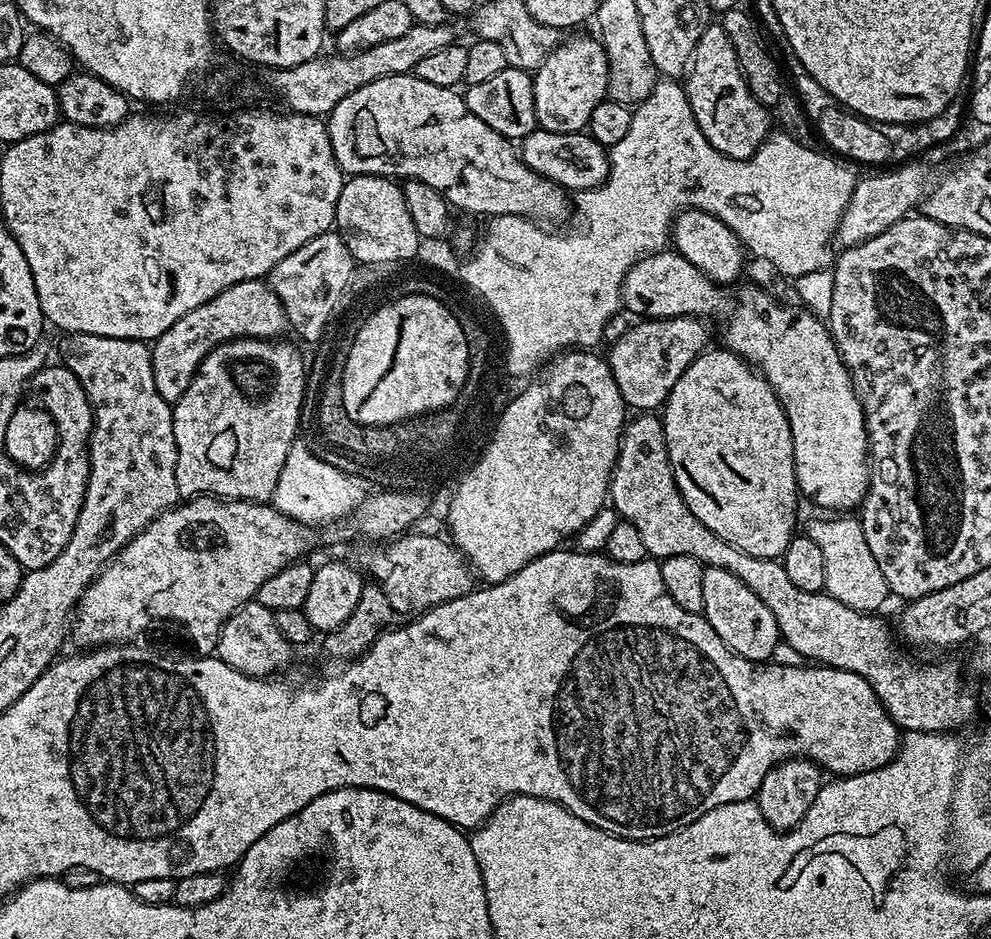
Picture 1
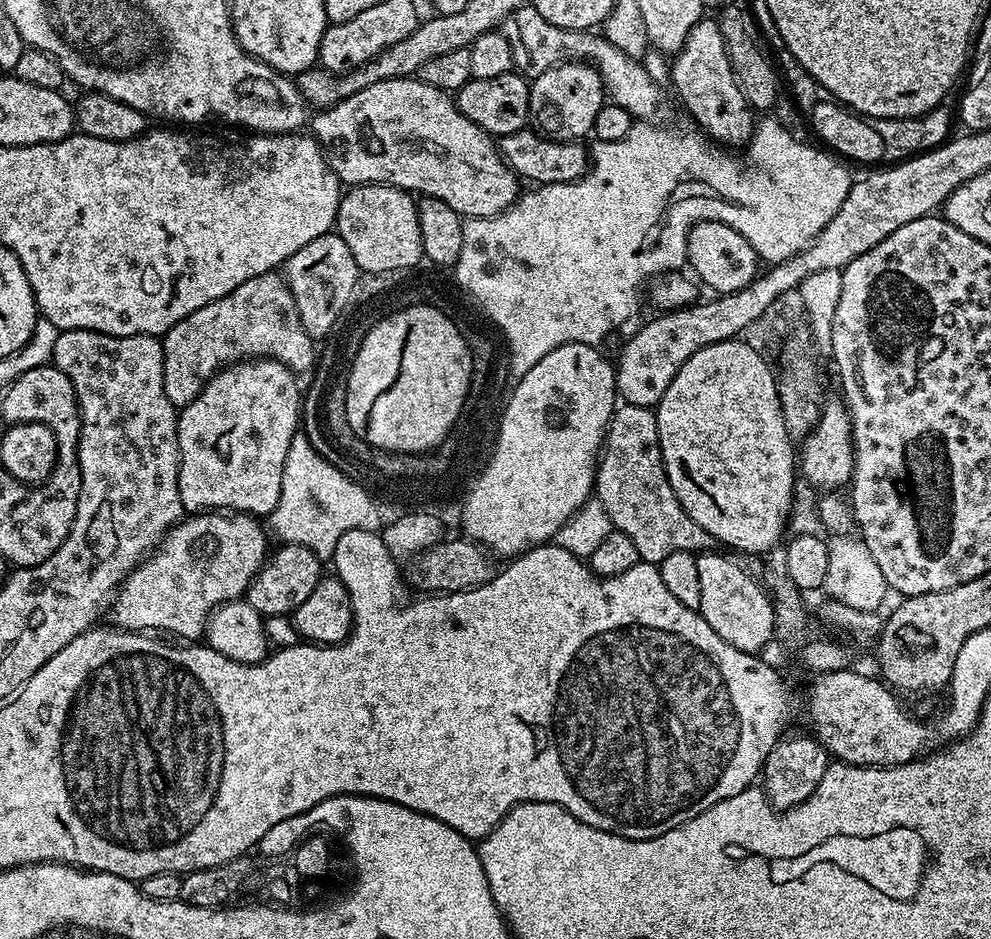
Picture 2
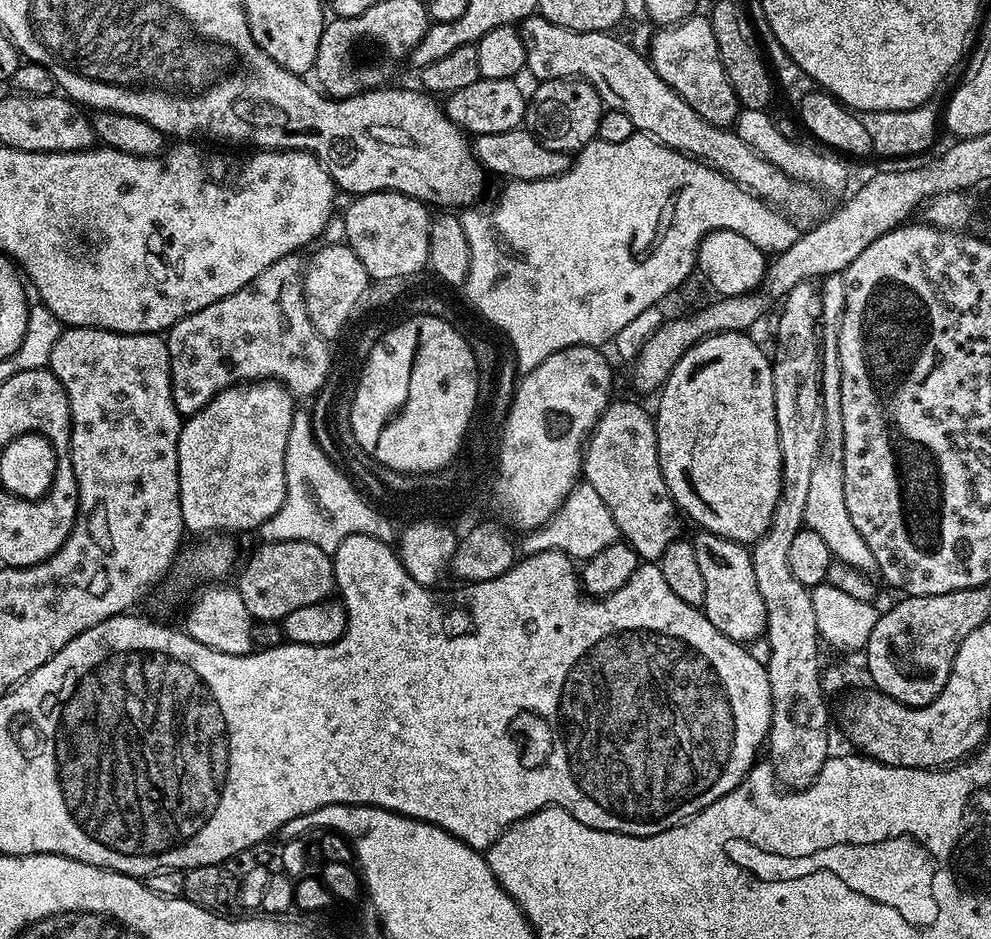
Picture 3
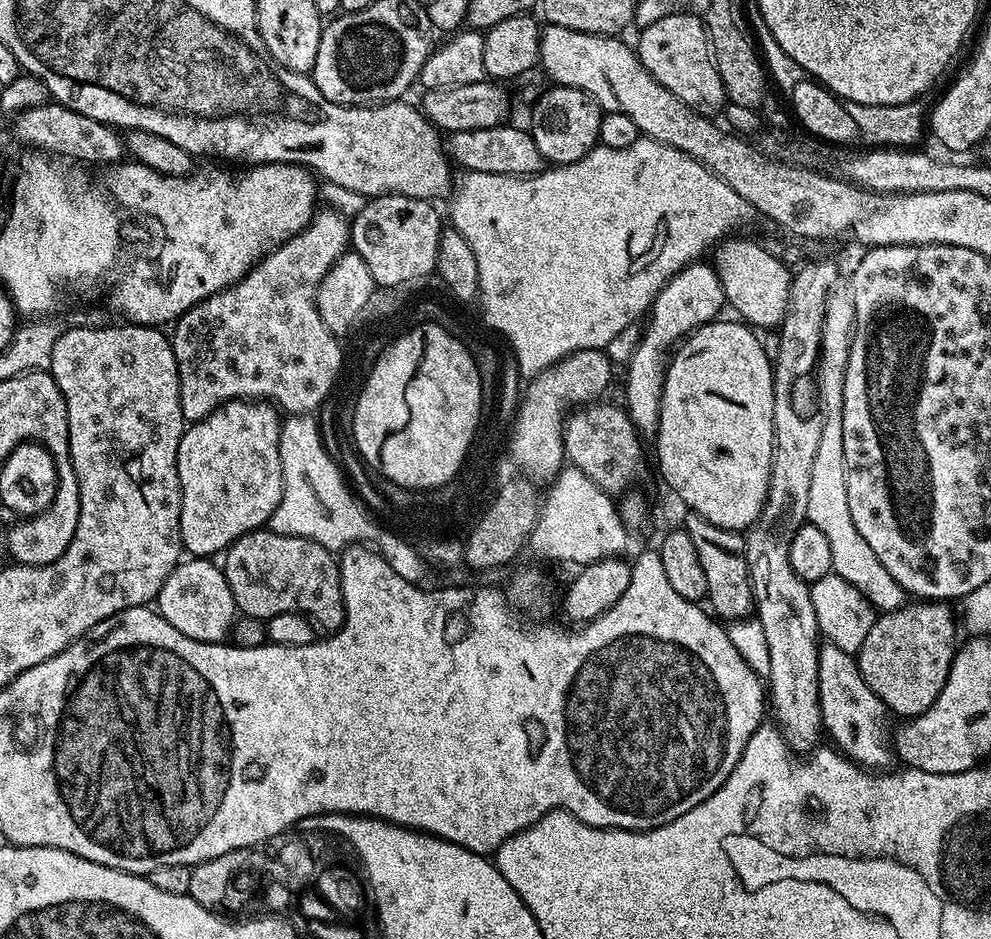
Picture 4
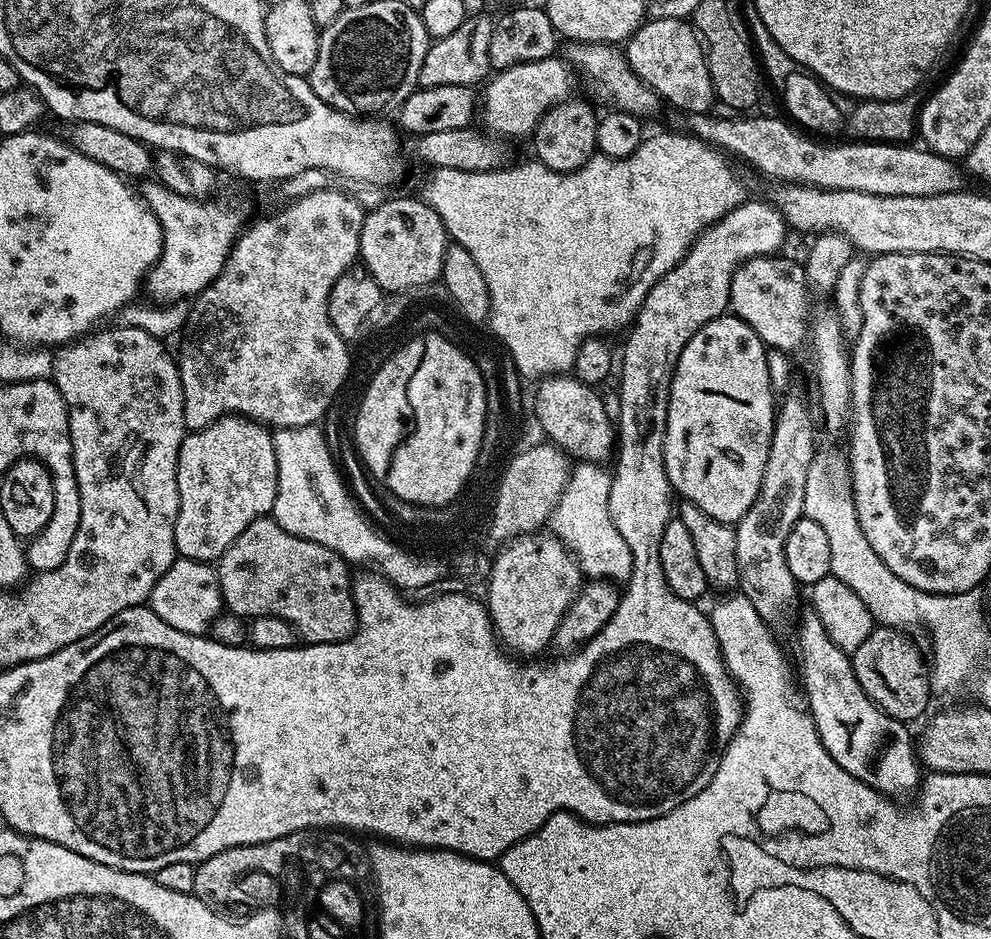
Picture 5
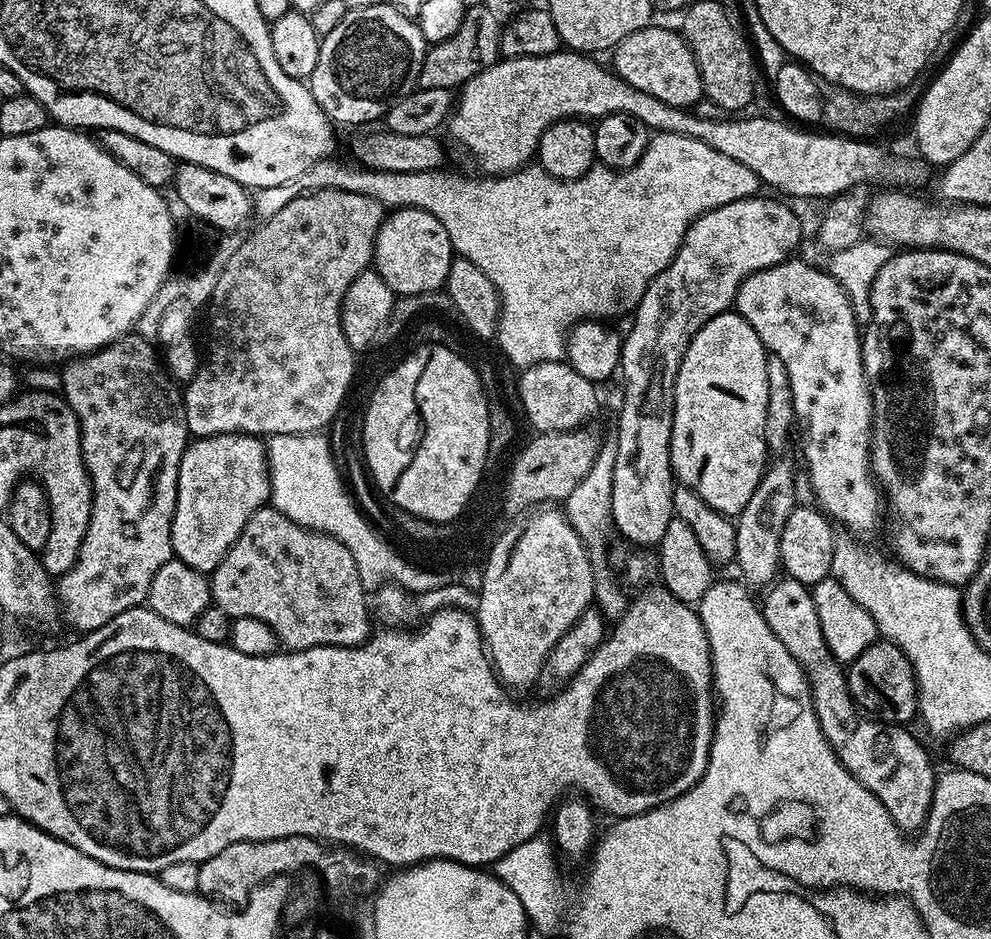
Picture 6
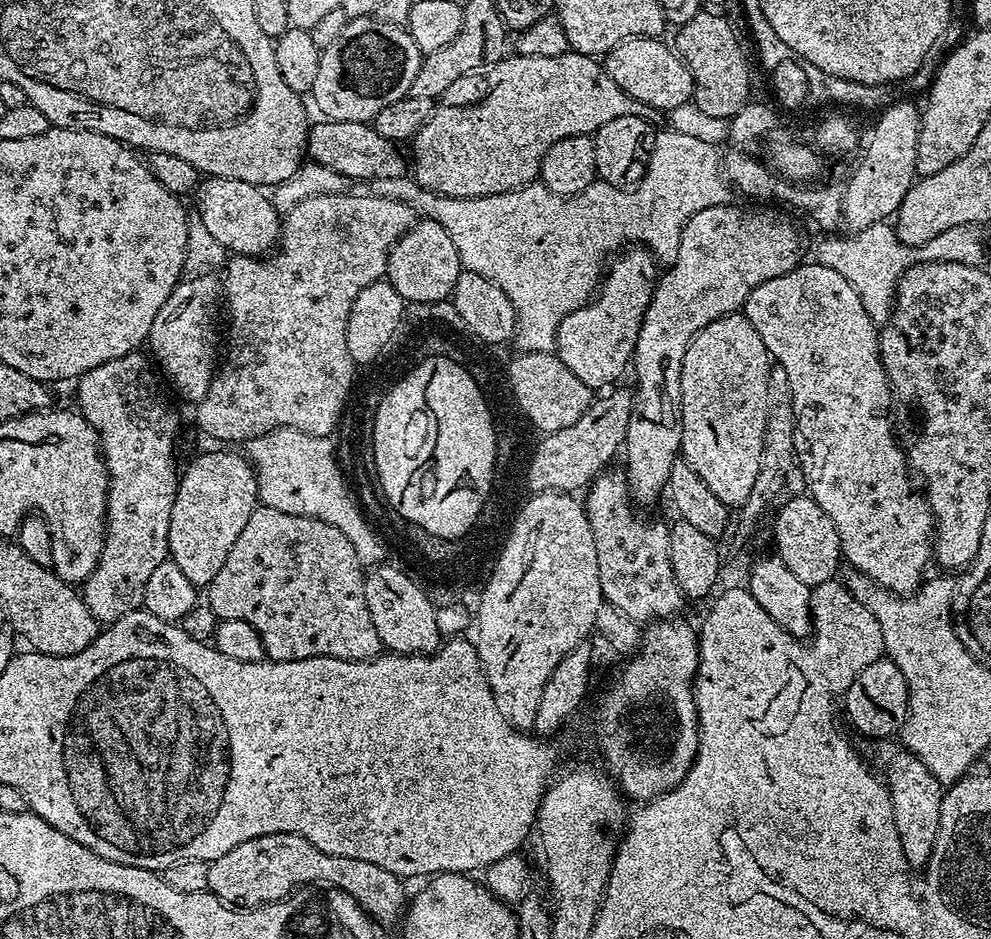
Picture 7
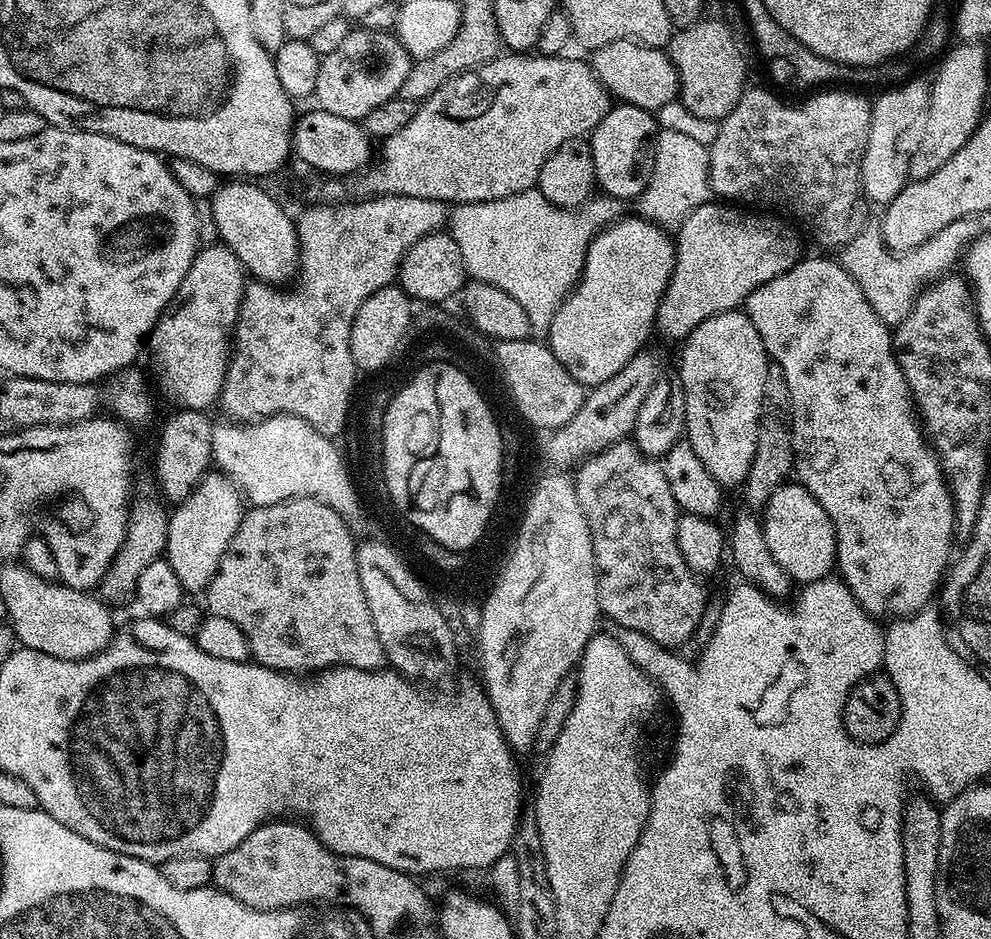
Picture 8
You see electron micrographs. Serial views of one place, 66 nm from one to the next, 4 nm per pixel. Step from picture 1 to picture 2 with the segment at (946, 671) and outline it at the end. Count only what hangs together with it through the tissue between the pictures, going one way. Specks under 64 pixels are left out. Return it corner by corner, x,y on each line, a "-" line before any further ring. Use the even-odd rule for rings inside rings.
621,403
613,412
612,421
609,422
608,430
604,433
604,443
596,466
594,496
605,508
613,529
629,535
630,542
634,542
643,563
659,566
662,558
666,558
666,554
675,552
699,554
709,551
713,547
712,535
706,530
702,530
702,526
698,526
698,522
694,522
694,518
690,518
690,514
686,514
686,510
678,502
678,498
666,478
662,450
658,442
658,422
655,411
651,408

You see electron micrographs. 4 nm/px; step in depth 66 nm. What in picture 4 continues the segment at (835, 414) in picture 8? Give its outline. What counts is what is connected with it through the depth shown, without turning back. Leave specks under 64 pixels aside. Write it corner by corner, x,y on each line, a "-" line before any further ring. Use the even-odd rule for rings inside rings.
725,238
715,245
714,267
722,282
727,307
737,312
741,321
760,330
772,330
788,313
793,273
772,252
752,240
-
740,315
740,316
739,316
-
757,324
757,325
756,325
-
760,327
760,328
759,328

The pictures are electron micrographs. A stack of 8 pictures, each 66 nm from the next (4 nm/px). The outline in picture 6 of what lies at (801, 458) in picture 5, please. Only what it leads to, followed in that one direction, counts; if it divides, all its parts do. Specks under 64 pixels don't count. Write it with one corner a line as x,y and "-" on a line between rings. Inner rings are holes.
776,458
771,461
764,477
758,482
750,502
735,517
736,525
736,559
735,567
740,567
743,583
753,589
763,589
781,575
780,539
786,526
786,518
798,506
796,500
796,472
784,460
-
776,460
776,461
775,461
-
753,584
753,585
752,585
-
756,587
756,588
755,588

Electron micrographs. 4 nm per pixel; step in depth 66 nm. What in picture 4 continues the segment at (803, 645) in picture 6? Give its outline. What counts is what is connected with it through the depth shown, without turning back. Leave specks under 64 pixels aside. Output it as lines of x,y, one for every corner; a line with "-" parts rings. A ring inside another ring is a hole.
824,642
820,645
818,660
818,694
821,702
821,718
826,736
836,740
835,747
847,759
865,770
888,770
894,764
894,732
888,729
890,713
883,702
866,686
857,657
838,650
838,646

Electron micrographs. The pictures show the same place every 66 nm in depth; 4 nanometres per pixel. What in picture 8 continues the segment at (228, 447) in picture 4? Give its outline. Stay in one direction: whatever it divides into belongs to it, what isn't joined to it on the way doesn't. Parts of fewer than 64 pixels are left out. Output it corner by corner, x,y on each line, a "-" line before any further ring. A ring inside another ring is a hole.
219,470
205,472
188,497
171,509
168,517
166,559
174,574
178,574
178,582
182,582
185,593
203,593
207,589
245,511
246,504
240,489
229,476

